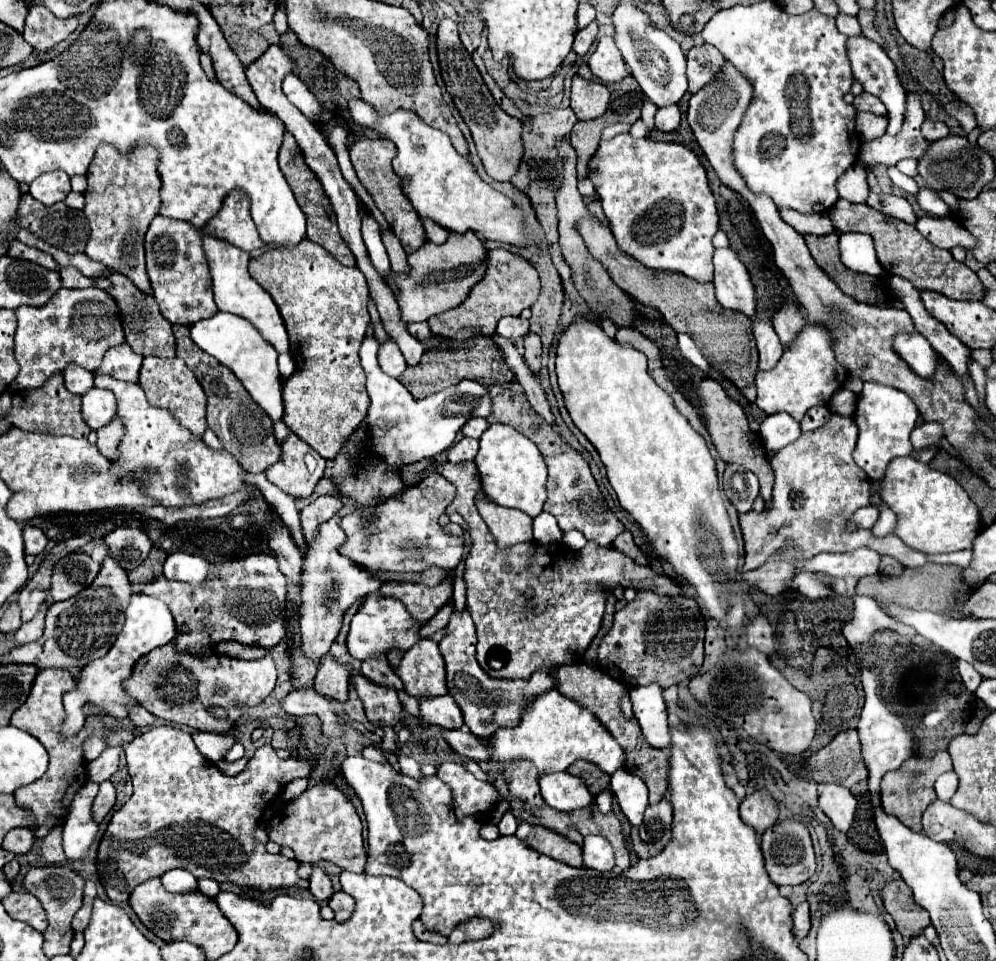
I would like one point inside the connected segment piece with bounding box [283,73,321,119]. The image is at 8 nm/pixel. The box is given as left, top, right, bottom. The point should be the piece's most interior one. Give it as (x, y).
(297, 93)

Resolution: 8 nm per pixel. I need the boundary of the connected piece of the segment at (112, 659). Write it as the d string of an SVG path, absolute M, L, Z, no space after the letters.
M133 595L125 611L123 631L119 633L115 645L109 649L109 653L103 659L95 659L75 675L75 687L73 687L75 695L81 693L81 697L87 699L85 703L99 707L99 715L125 719L129 709L139 703L125 691L123 681L129 679L129 675L133 675L133 667L143 655L147 655L155 647L163 647L165 643L169 643L175 637L175 633L177 627L173 615L163 601L147 595Z

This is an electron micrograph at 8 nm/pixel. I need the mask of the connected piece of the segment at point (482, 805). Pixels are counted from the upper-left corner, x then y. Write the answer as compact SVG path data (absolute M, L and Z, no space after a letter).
M443 763L437 769L437 777L453 789L457 817L475 815L481 821L487 821L487 813L499 801L499 793L493 785L475 779L463 765Z

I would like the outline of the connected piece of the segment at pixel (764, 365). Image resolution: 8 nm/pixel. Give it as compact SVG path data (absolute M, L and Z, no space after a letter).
M757 315L751 317L753 319L753 335L757 341L757 349L759 349L759 371L771 371L781 355L783 355L783 345L777 339L777 333L773 331L769 321L761 321Z

